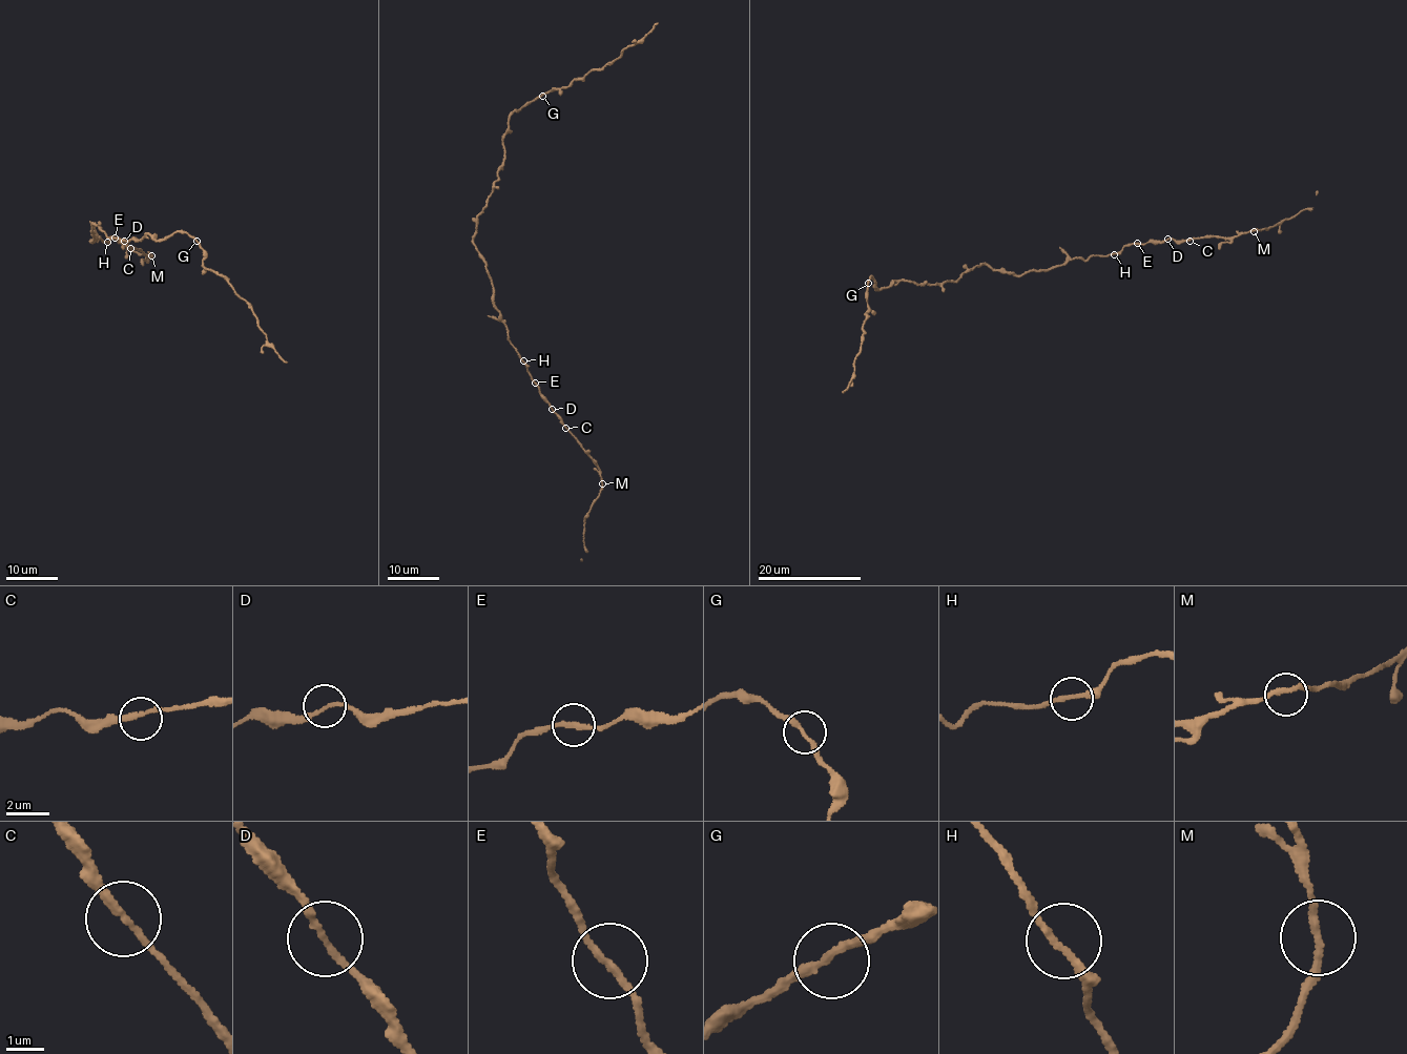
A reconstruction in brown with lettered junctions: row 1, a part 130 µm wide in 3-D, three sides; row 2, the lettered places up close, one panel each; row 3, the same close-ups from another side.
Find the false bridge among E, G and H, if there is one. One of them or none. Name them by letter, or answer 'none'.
none

